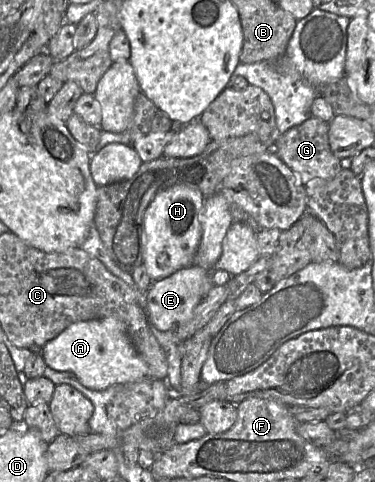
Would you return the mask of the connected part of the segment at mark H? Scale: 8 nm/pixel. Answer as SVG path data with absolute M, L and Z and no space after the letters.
M175 185L157 193L147 207L143 220L143 264L152 282L167 278L194 264L194 256L202 239L199 216L204 200L205 197L199 190Z

